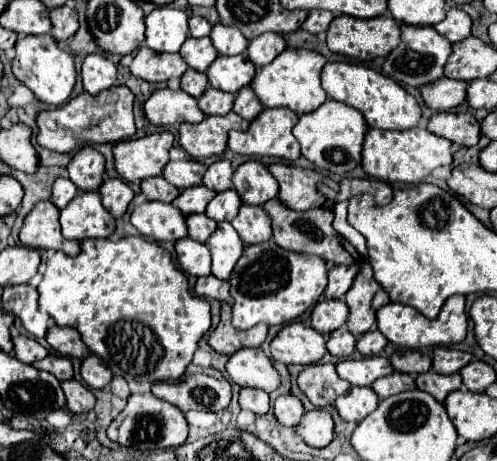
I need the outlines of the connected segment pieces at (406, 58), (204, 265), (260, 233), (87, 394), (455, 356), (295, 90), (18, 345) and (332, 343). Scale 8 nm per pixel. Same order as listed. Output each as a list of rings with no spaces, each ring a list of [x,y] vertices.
[[[407,25],[401,33],[401,43],[397,45],[397,49],[393,49],[387,55],[383,63],[383,73],[393,77],[397,83],[411,85],[411,87],[423,87],[443,77],[443,67],[449,55],[451,55],[451,43],[445,41],[445,37],[441,37],[433,27]]]
[[[183,237],[175,243],[175,251],[181,263],[181,269],[189,275],[201,277],[211,273],[211,253],[205,243],[193,241],[189,237]]]
[[[243,205],[239,209],[239,215],[231,221],[235,231],[239,233],[241,241],[245,245],[255,245],[271,239],[273,229],[271,229],[271,217],[265,213],[261,207],[251,207]]]
[[[71,379],[71,381],[63,381],[63,391],[67,397],[67,409],[75,415],[87,413],[95,407],[95,395],[89,387],[85,387],[83,383]]]
[[[435,347],[433,349],[433,371],[441,375],[451,375],[457,373],[461,367],[469,365],[473,355],[449,347]]]
[[[285,49],[281,55],[275,57],[273,63],[257,69],[257,77],[253,79],[251,87],[263,107],[289,107],[297,115],[305,115],[327,101],[327,93],[321,87],[321,69],[325,63],[327,59],[317,51]]]
[[[23,335],[15,337],[13,345],[15,345],[13,347],[15,357],[21,359],[23,363],[35,363],[35,361],[39,361],[39,359],[43,359],[47,355],[47,349],[39,341],[35,341],[31,337],[23,337]]]
[[[341,327],[333,333],[329,333],[327,351],[335,357],[347,357],[355,351],[355,337],[347,331],[347,327]]]

